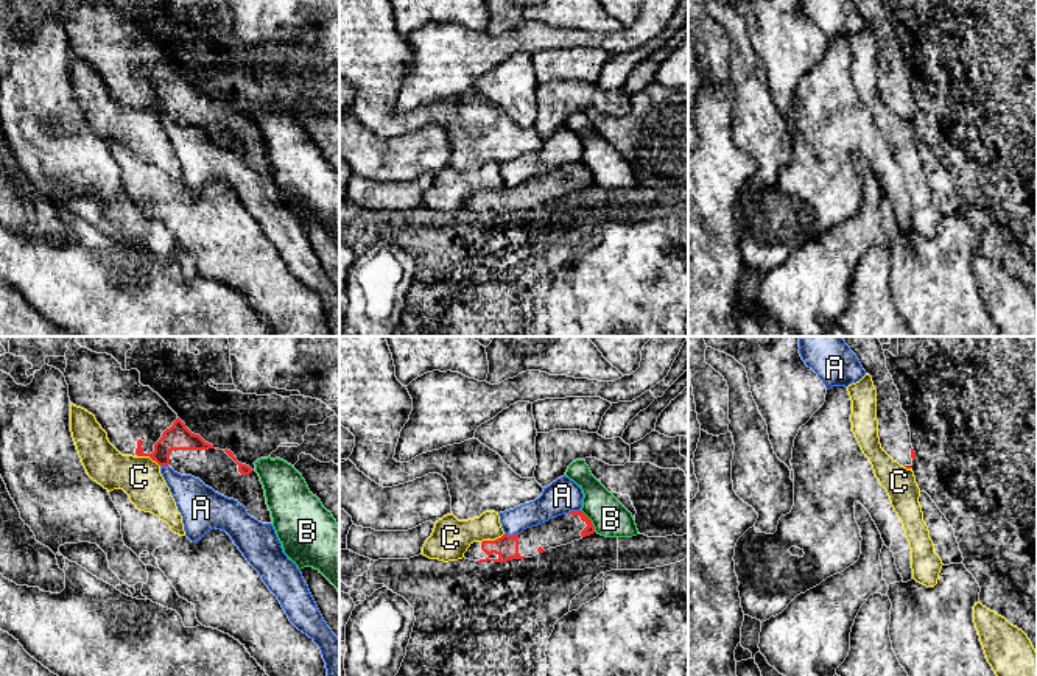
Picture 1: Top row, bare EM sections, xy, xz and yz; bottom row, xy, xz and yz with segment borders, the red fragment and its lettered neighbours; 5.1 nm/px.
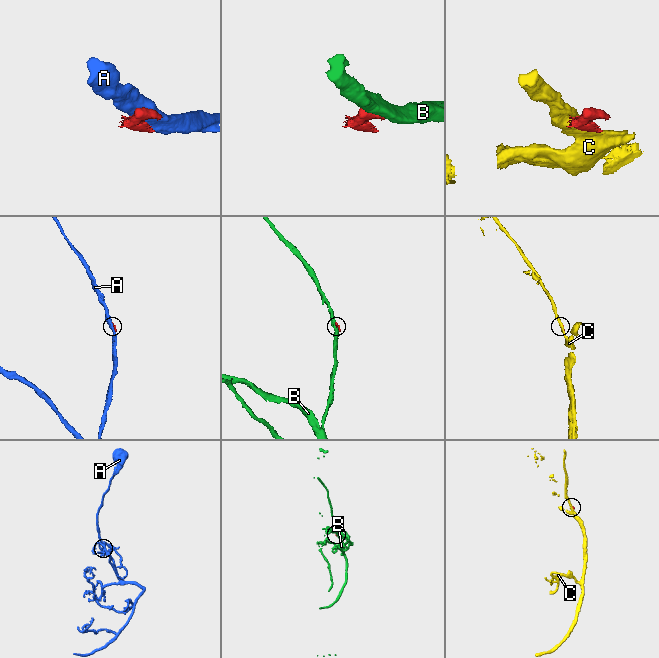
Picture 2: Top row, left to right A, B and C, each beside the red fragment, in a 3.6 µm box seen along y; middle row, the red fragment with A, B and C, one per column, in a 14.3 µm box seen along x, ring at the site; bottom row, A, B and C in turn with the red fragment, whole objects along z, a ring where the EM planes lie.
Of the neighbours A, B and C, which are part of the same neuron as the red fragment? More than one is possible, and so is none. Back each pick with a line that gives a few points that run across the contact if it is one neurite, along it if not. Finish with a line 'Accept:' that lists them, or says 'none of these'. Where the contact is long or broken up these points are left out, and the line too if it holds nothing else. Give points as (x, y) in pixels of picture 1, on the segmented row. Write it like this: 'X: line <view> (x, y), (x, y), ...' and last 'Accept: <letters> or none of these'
Accept: none of these

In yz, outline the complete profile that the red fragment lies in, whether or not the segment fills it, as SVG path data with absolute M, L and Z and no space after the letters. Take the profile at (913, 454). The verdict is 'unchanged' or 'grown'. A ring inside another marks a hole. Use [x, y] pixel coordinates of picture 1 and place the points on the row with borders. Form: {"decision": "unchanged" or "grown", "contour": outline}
{"decision": "grown", "contour": "M841 336L859 360L877 389L877 421L881 449L900 466L911 469L916 452L911 444L908 416L902 410L900 394L886 368L878 336Z"}

